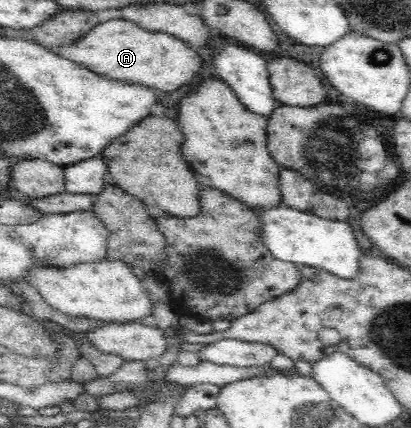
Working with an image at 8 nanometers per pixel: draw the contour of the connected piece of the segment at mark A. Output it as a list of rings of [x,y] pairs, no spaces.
[[[122,17],[99,23],[74,43],[59,44],[54,47],[54,53],[84,66],[100,78],[124,84],[138,83],[160,91],[176,91],[178,87],[190,83],[200,71],[200,57],[180,39],[148,32]]]

